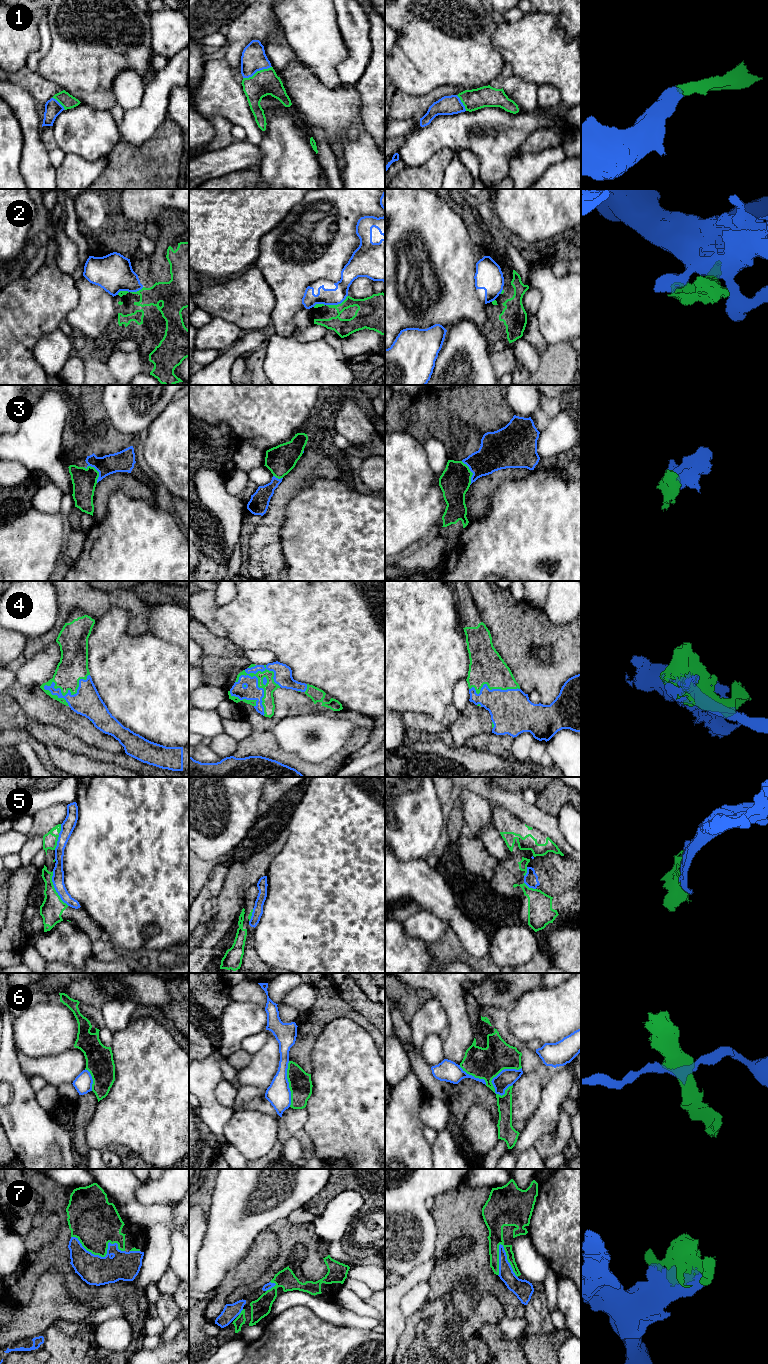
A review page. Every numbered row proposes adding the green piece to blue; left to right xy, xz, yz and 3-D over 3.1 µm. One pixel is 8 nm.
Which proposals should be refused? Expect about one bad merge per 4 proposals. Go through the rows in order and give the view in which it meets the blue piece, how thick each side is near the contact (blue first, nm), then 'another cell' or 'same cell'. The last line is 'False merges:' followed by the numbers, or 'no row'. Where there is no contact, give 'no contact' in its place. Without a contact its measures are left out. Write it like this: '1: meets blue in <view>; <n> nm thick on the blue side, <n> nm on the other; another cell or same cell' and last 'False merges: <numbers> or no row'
1: meets blue in xz; 200 nm thick on the blue side, 220 nm on the other; same cell
2: meets blue in xz; 130 nm thick on the blue side, 180 nm on the other; another cell
3: meets blue in xy; 170 nm thick on the blue side, 200 nm on the other; same cell
4: meets blue in xz; 130 nm thick on the blue side, 100 nm on the other; same cell
5: meets blue in xy; 100 nm thick on the blue side, 180 nm on the other; another cell
6: meets blue in yz; 140 nm thick on the blue side, 260 nm on the other; another cell
7: meets blue in xy; 240 nm thick on the blue side, 320 nm on the other; same cell
False merges: 2, 5, 6

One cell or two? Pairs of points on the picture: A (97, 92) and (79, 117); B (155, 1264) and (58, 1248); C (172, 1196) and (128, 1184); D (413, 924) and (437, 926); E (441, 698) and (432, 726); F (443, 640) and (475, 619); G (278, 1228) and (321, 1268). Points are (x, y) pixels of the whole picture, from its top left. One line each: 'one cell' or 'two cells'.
A: two cells
B: two cells
C: two cells
D: one cell
E: two cells
F: two cells
G: one cell

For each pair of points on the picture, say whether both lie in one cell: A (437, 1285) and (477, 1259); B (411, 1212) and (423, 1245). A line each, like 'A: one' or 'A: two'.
A: one
B: one

